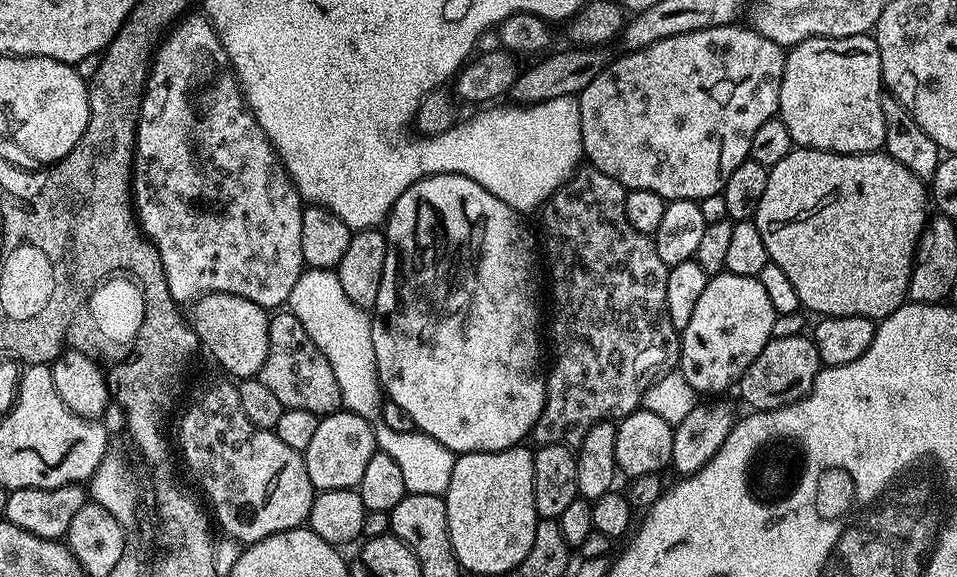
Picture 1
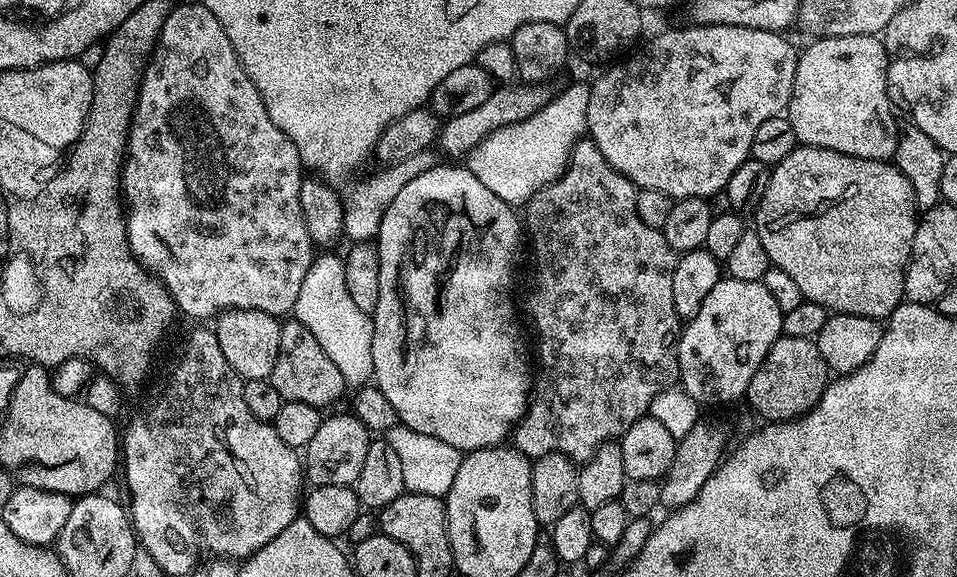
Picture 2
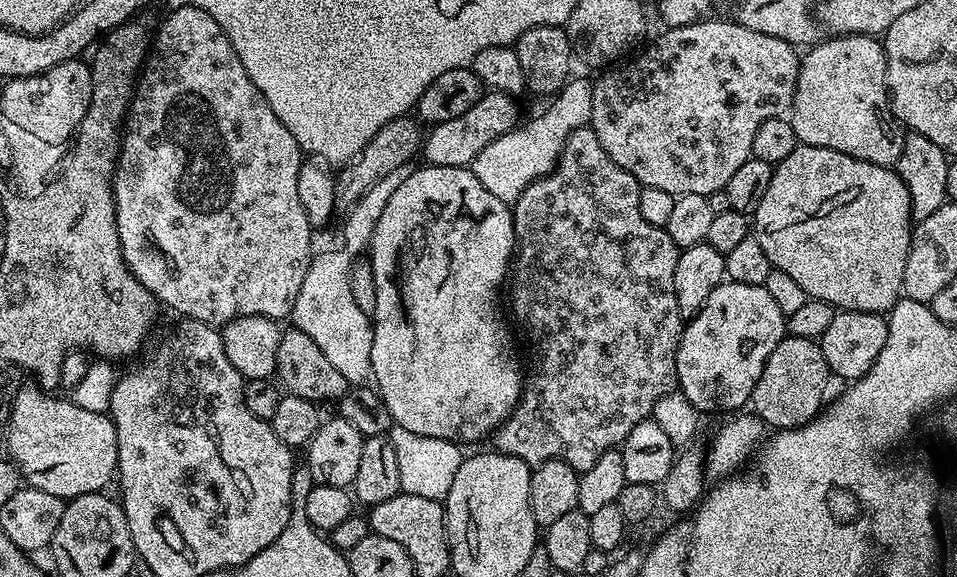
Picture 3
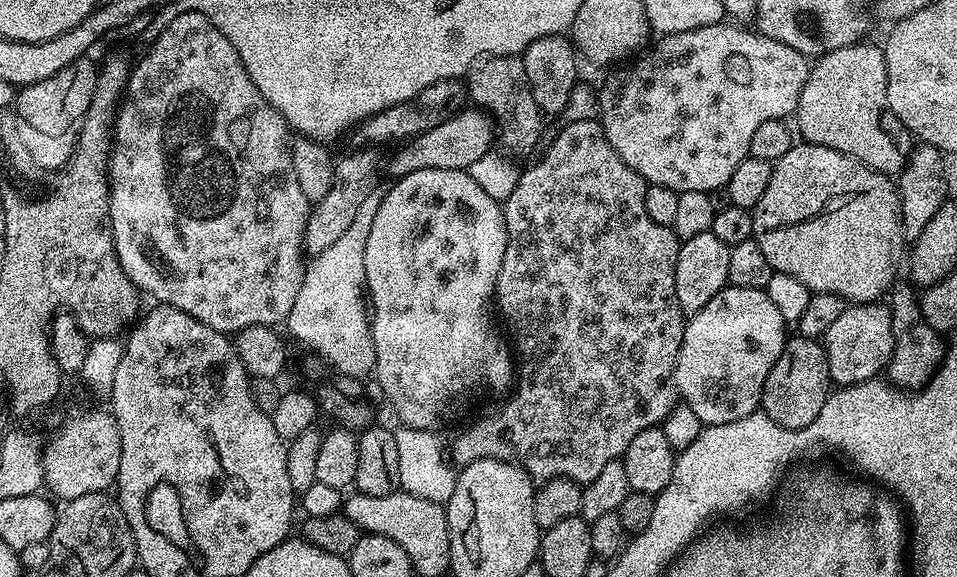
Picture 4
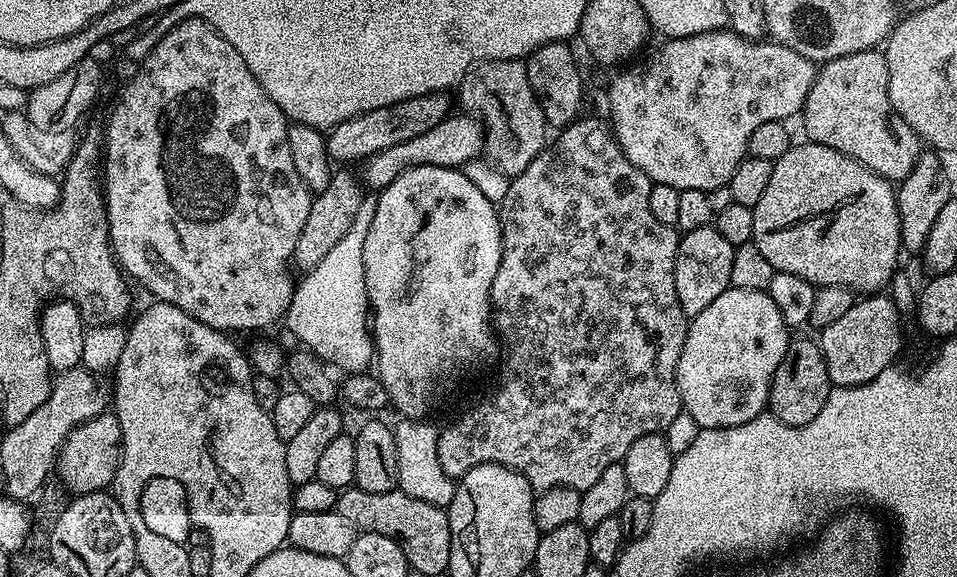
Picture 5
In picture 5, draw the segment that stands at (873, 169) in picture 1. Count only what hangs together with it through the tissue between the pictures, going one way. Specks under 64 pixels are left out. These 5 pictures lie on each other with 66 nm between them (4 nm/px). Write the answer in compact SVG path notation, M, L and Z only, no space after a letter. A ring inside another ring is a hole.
M811 142L803 143L793 143L792 148L786 150L786 154L782 154L782 158L778 158L773 163L770 182L766 186L766 191L763 192L762 198L758 198L758 202L751 209L754 214L754 234L752 235L751 243L756 244L758 250L762 250L762 255L770 261L770 266L774 266L777 272L798 274L798 278L806 278L806 282L816 285L817 288L842 286L843 288L851 288L853 293L856 294L879 293L883 289L880 287L883 284L885 287L892 277L897 275L896 259L899 258L900 252L902 253L900 215L896 205L897 189L889 181L883 180L881 176L874 174L866 166L859 164L854 158L850 158L830 146L822 146Z

